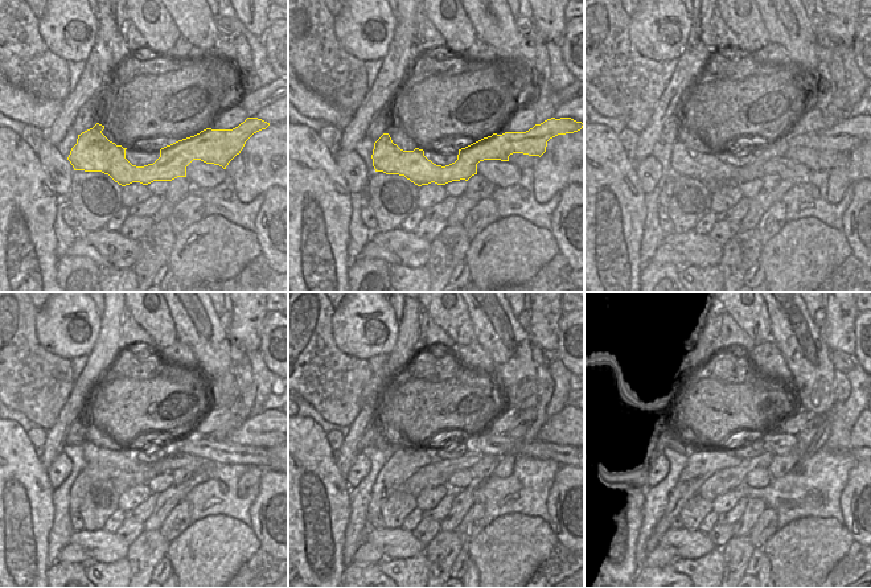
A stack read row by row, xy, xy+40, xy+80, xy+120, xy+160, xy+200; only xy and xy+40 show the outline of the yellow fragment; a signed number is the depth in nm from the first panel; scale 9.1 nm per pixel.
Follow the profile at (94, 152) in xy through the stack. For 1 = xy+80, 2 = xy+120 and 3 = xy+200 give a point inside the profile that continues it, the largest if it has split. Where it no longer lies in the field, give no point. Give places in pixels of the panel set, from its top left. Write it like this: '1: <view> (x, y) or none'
1: xy+80 (849, 134)
2: xy+120 (261, 430)
3: xy+200 (853, 434)

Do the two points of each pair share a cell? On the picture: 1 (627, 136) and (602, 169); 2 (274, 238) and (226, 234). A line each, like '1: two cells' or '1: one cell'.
1: two cells
2: two cells

